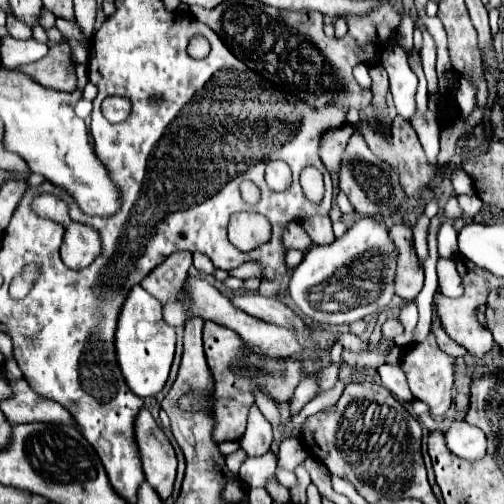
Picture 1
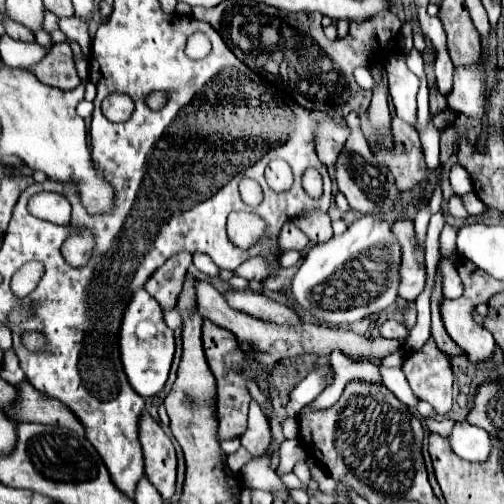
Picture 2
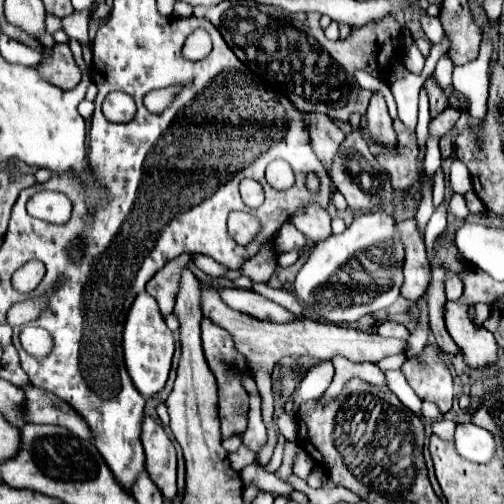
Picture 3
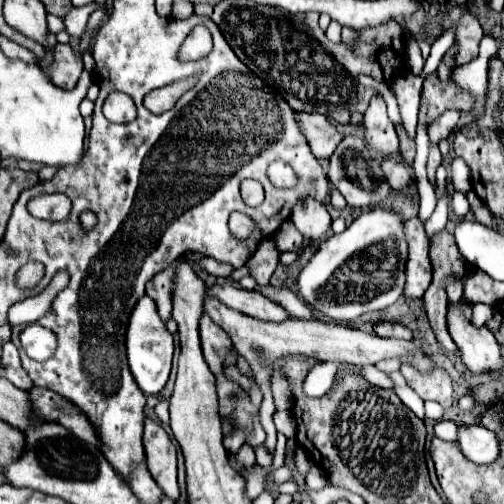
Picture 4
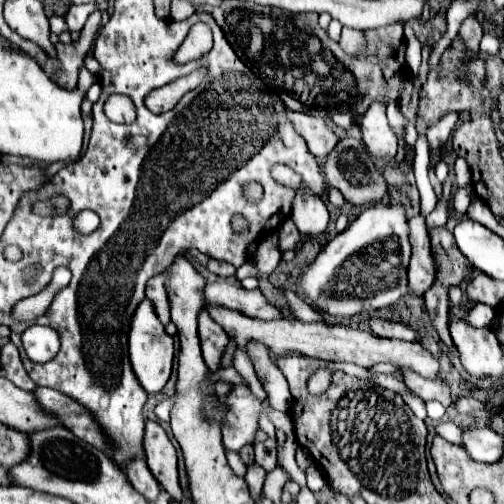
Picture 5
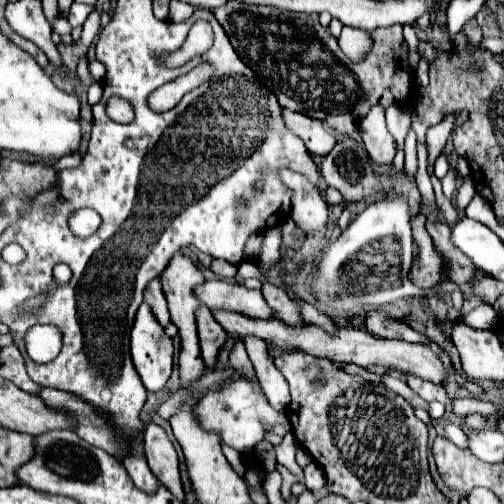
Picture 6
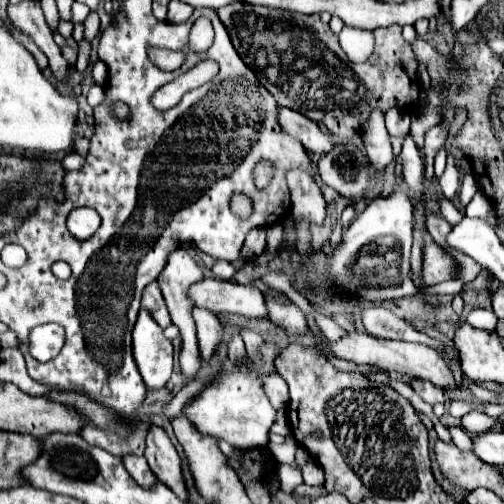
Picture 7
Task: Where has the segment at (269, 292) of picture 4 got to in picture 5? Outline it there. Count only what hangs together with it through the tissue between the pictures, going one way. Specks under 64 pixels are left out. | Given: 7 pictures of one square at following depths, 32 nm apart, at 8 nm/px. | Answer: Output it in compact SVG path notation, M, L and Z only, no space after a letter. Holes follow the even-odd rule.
M282 290L282 294L284 294L286 304L290 306L290 310L292 310L292 314L294 314L296 318L300 318L300 320L304 320L304 322L322 320L322 316L320 316L310 304L306 304L302 298L298 298L292 290Z

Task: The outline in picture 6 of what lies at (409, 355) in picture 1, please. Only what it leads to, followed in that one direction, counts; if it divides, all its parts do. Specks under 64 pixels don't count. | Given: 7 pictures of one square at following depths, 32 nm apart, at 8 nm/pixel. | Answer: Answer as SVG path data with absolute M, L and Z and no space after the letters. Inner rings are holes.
M406 374L406 384L426 402L438 400L442 404L450 404L450 398L448 398L444 384L432 384L432 382L426 382L420 376L412 376L412 374Z

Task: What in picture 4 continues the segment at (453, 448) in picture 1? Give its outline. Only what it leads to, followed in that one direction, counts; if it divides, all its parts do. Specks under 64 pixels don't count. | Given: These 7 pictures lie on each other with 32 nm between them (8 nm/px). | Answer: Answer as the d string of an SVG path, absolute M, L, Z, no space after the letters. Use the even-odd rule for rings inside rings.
M458 426L458 440L460 452L476 464L490 464L498 456L498 440L494 432L482 426Z

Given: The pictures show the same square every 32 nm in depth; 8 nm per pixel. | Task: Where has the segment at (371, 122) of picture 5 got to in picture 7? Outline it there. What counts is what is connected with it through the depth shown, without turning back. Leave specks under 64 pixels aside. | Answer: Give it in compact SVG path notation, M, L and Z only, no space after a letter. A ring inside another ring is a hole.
M372 110L368 120L364 122L362 140L366 144L366 152L368 152L368 158L374 168L380 170L394 160L390 134L384 126L384 114L380 114L380 110Z

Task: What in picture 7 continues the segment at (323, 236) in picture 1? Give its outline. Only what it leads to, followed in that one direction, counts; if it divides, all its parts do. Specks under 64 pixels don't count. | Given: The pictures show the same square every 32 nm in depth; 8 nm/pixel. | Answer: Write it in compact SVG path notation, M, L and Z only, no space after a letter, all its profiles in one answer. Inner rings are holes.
M288 170L286 172L286 184L292 192L292 218L304 220L310 226L322 226L326 220L326 202L324 202L324 196L322 196L318 184L302 170Z

